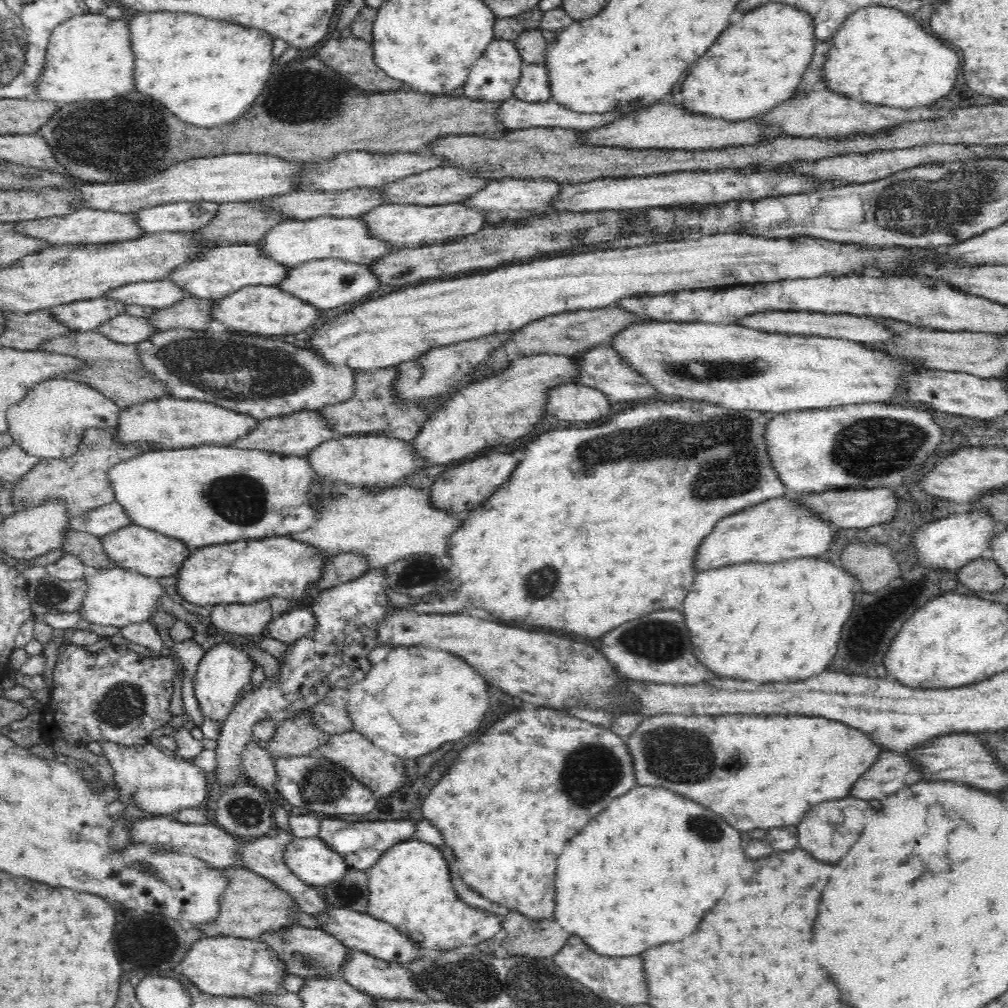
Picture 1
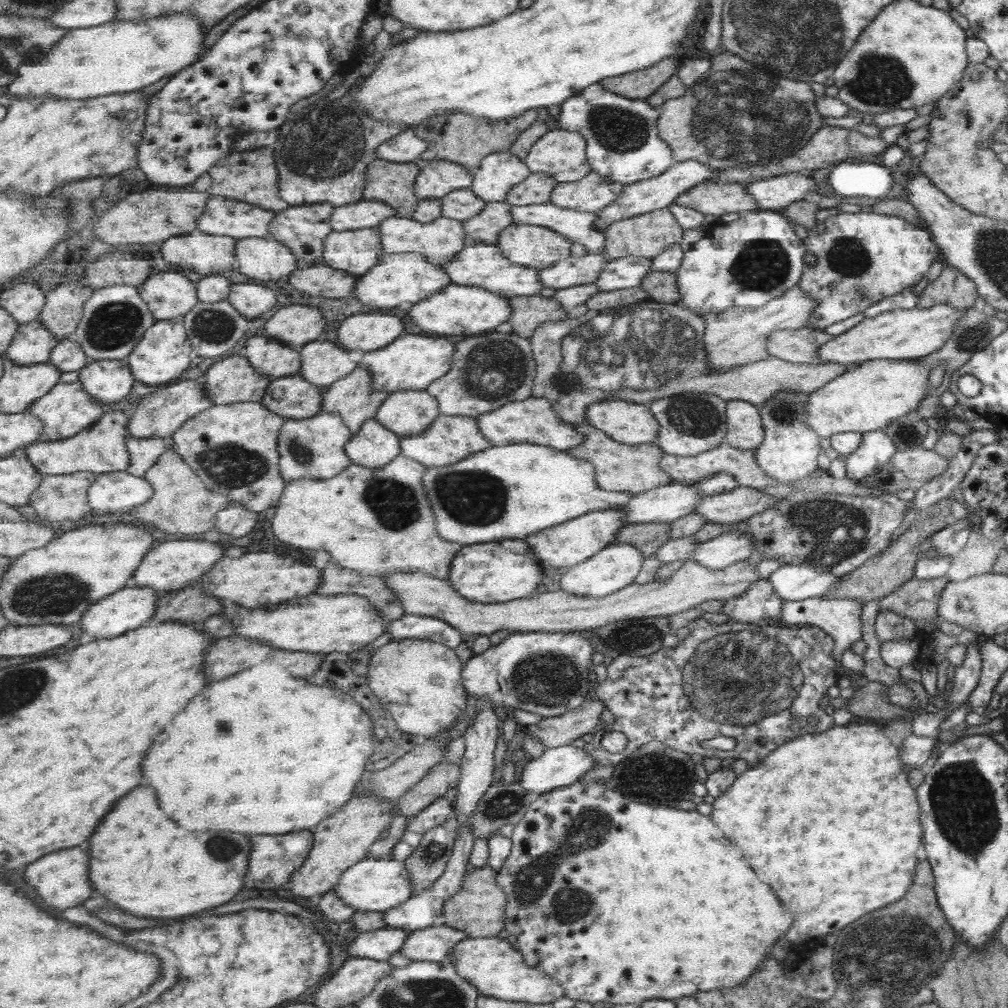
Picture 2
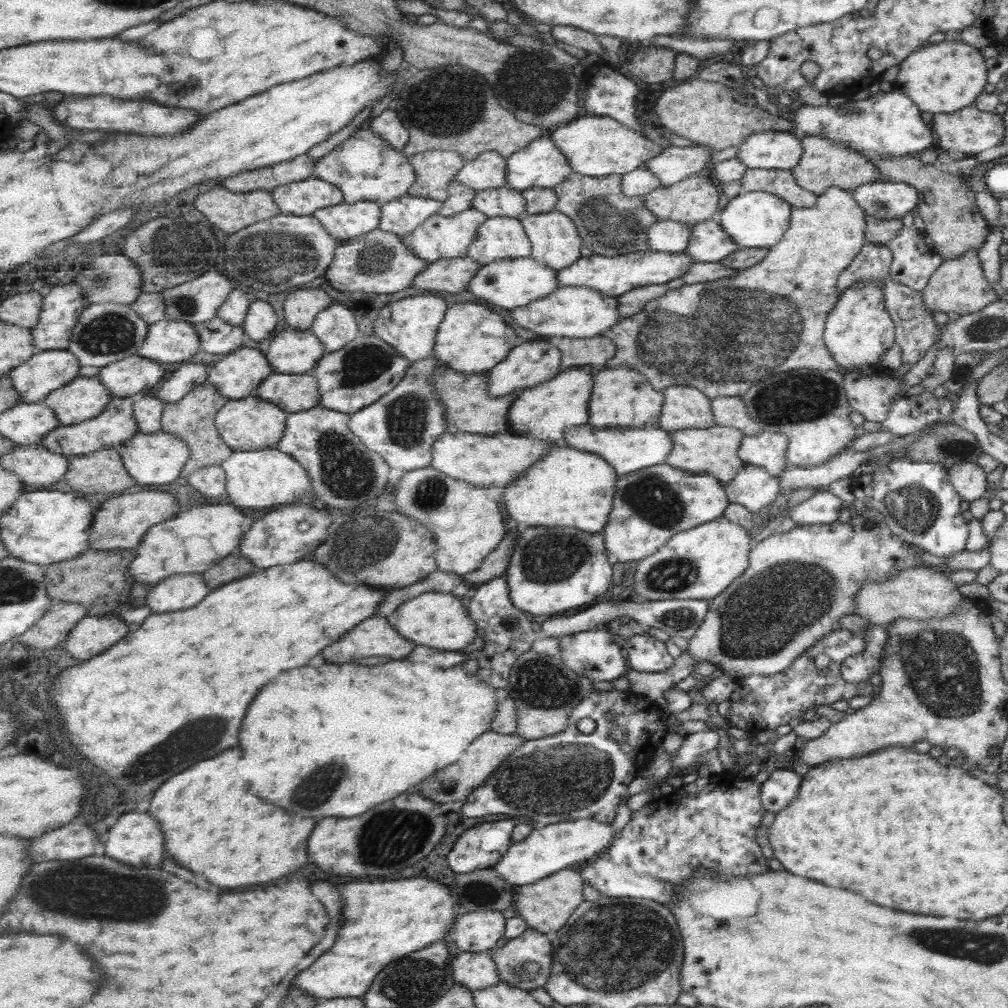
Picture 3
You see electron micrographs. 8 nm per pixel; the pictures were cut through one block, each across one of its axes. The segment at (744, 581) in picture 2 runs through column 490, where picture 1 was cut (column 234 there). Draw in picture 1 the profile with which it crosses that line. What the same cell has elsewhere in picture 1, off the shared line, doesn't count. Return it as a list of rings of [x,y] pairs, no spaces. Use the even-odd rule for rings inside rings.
[[[268,598],[250,604],[214,606],[210,612],[212,626],[228,632],[236,638],[248,638],[262,634],[262,630],[274,620],[274,610]]]

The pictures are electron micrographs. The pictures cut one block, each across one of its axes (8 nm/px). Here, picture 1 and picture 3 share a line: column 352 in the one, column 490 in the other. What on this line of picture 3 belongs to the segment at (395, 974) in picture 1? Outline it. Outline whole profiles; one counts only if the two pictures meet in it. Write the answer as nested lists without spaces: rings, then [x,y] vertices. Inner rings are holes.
[[[495,950],[459,954],[453,962],[453,972],[457,982],[469,990],[485,990],[503,982],[495,962]]]

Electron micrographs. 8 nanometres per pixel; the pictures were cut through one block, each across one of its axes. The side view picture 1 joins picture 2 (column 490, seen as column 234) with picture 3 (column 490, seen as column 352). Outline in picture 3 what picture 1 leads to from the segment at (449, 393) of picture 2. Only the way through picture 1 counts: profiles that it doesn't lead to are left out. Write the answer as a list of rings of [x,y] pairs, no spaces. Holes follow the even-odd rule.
[[[525,342],[525,344],[517,346],[509,354],[509,358],[505,358],[505,362],[501,362],[493,370],[489,370],[487,376],[491,378],[489,380],[491,394],[495,398],[503,398],[507,394],[523,392],[523,390],[541,386],[545,382],[551,382],[553,378],[559,376],[559,372],[563,372],[563,354],[559,348],[555,348],[553,342]]]

